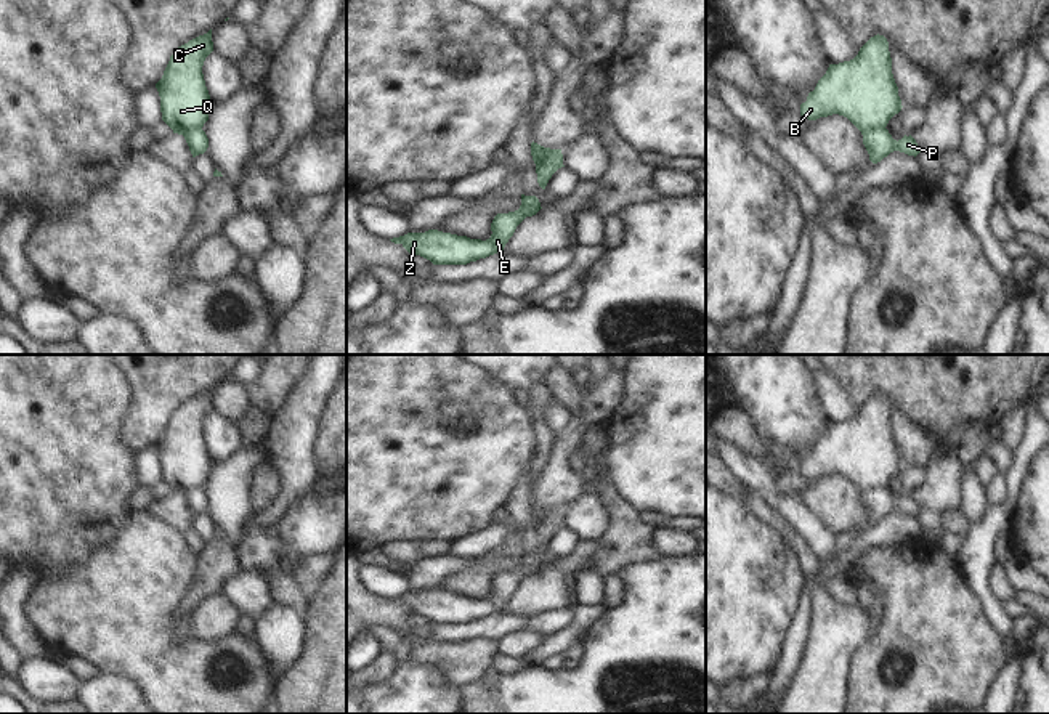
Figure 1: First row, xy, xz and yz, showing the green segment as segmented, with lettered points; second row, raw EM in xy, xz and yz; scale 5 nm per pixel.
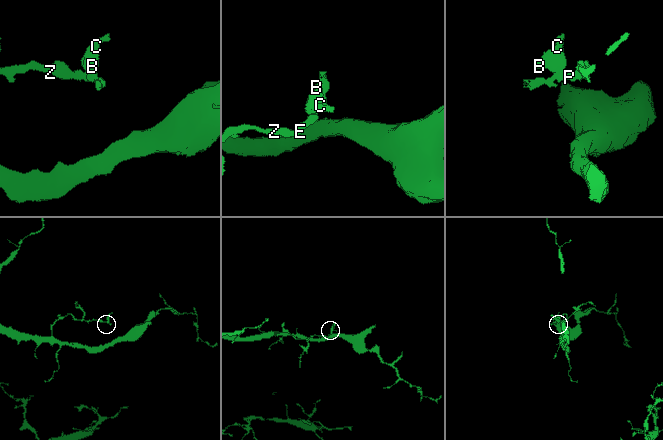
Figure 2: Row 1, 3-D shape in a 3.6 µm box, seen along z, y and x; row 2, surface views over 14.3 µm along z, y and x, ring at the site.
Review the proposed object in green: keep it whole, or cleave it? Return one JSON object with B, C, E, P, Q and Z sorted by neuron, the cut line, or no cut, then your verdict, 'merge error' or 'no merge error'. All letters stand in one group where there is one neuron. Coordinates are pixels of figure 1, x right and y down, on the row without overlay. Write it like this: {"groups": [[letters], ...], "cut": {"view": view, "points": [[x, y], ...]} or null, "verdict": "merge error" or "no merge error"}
{"groups": [["B", "C", "Q"], ["E", "P", "Z"]], "cut": {"view": "yz", "points": [[884, 486], [862, 493]]}, "verdict": "merge error"}

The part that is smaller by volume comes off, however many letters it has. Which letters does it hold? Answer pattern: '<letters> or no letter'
B, C, Q

